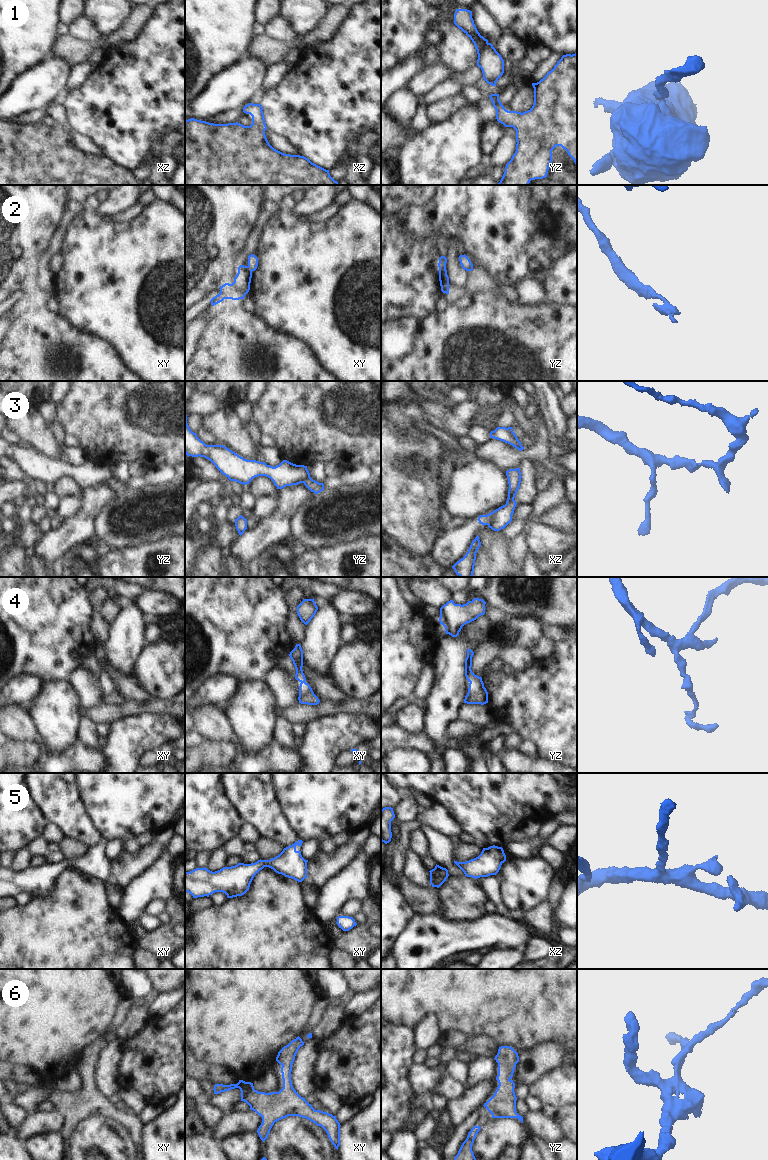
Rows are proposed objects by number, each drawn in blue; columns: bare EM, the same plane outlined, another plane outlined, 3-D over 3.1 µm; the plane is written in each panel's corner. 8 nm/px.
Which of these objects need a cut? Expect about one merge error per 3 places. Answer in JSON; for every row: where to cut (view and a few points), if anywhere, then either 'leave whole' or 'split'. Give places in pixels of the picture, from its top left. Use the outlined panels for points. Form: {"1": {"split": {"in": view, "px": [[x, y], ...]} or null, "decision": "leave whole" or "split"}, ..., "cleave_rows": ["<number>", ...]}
{"1": {"split": null, "decision": "leave whole"}, "2": {"split": {"in": "yz", "px": [[445, 267], [439, 270]]}, "decision": "split"}, "3": {"split": {"in": "xz", "px": [[492, 512], [487, 524]]}, "decision": "split"}, "4": {"split": null, "decision": "leave whole"}, "5": {"split": null, "decision": "leave whole"}, "6": {"split": null, "decision": "leave whole"}, "cleave_rows": ["2", "3"]}

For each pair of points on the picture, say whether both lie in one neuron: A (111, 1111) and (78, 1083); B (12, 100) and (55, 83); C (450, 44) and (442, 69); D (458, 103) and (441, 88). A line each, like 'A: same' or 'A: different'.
A: different
B: same
C: different
D: different

